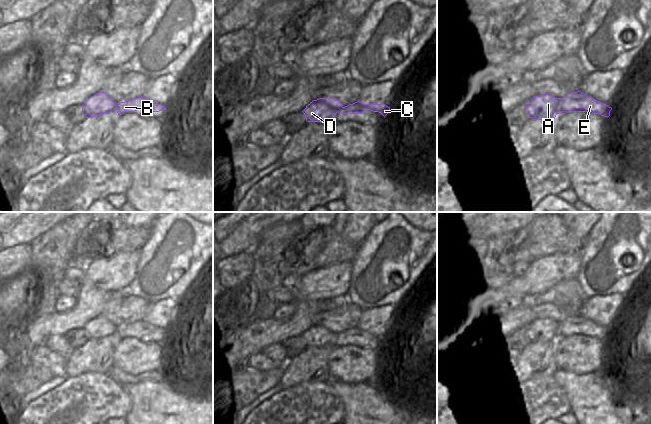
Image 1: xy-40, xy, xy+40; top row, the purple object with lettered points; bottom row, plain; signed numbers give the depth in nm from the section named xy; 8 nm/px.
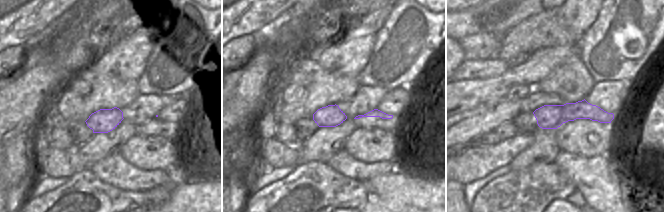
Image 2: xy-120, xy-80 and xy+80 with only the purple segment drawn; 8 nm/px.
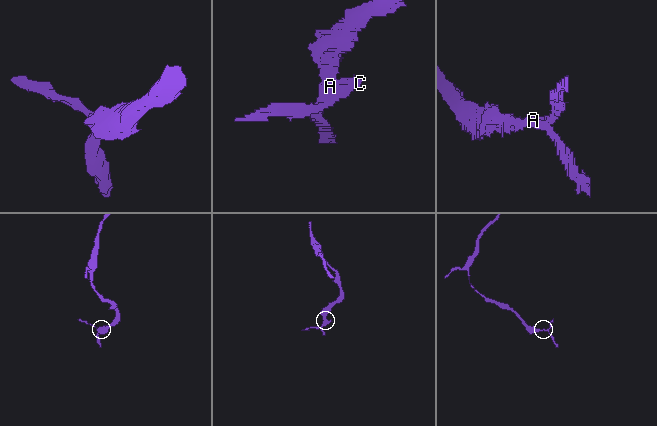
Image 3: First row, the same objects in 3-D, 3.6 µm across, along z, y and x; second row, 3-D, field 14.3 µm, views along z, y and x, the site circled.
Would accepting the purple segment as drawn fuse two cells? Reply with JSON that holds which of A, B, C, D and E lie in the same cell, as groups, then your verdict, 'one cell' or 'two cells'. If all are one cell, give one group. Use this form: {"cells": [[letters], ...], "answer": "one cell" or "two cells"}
{"cells": [["A", "D"], ["B", "C", "E"]], "answer": "two cells"}

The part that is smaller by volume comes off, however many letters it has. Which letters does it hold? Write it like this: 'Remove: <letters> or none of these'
Remove: B, C, E

